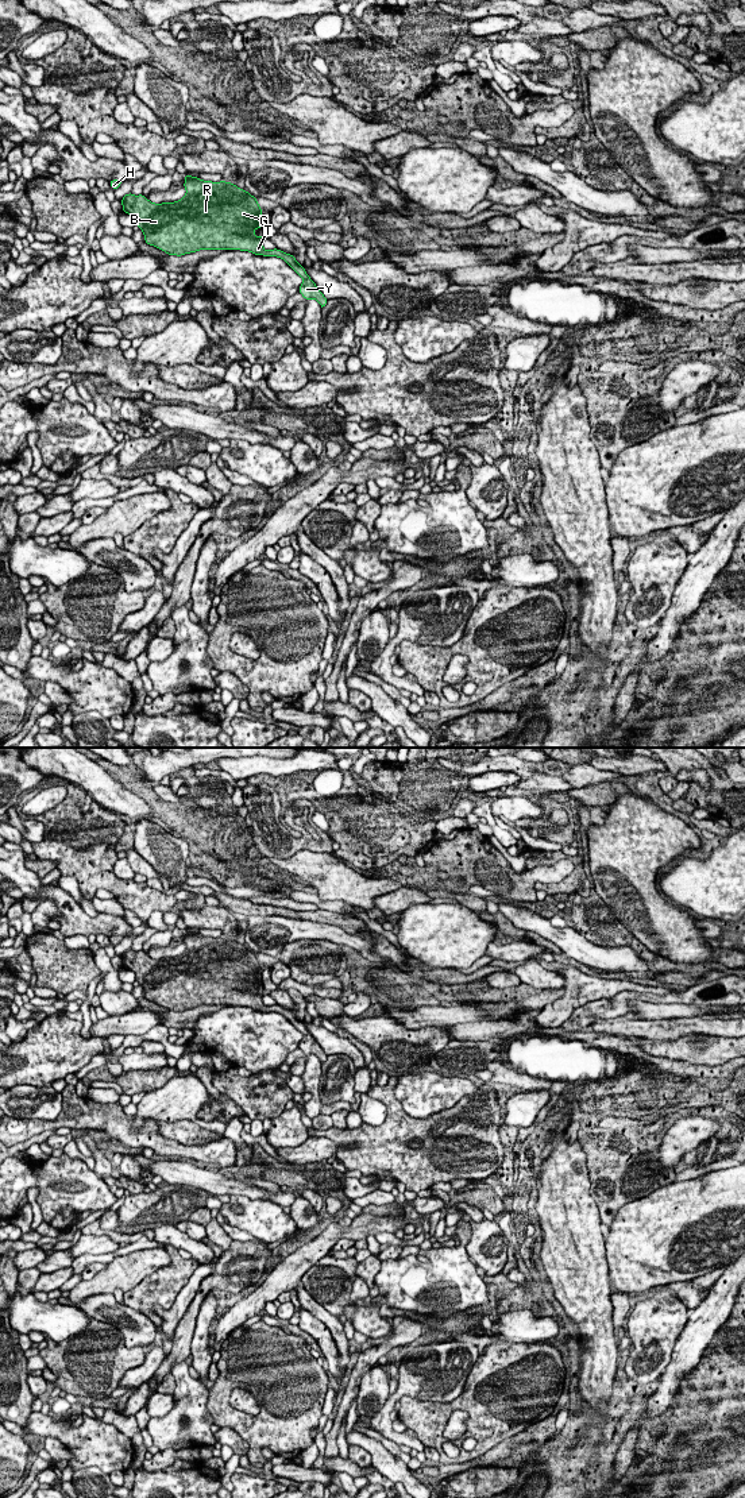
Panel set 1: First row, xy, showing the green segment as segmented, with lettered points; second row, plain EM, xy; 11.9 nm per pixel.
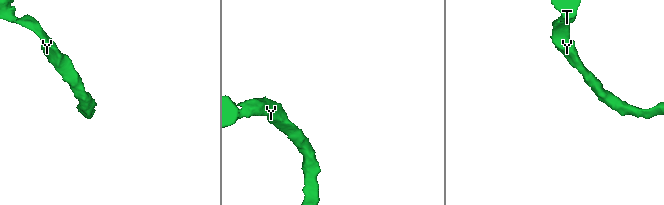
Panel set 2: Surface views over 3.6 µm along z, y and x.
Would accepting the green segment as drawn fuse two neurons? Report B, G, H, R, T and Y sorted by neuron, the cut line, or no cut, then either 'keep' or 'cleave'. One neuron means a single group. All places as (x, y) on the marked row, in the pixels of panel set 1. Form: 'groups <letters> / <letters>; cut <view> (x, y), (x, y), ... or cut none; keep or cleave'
groups B G H R T Y; cut none; keep

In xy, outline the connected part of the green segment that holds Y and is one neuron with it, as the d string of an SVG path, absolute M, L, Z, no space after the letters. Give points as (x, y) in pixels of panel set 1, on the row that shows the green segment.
M185 175L184 188L186 194L174 202L154 204L143 194L134 196L128 193L123 197L123 212L135 217L135 224L144 233L144 242L154 246L167 255L185 255L200 250L240 250L250 251L255 255L278 256L304 279L298 292L305 300L314 298L321 308L325 306L327 298L306 274L305 269L290 254L278 248L266 251L262 246L263 236L255 236L254 231L262 228L262 208L256 197L247 190L238 188L235 184L220 181L202 181L198 177Z

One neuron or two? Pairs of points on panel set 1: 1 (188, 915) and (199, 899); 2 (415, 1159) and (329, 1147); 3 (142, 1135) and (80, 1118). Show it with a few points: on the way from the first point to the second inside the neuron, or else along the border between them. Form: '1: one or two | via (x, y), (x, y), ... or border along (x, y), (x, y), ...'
1: two | border along (178, 903), (186, 908), (201, 908), (205, 904)
2: two | border along (324, 1136), (339, 1146), (336, 1154)
3: one | via (127, 1135), (109, 1119), (95, 1118)

